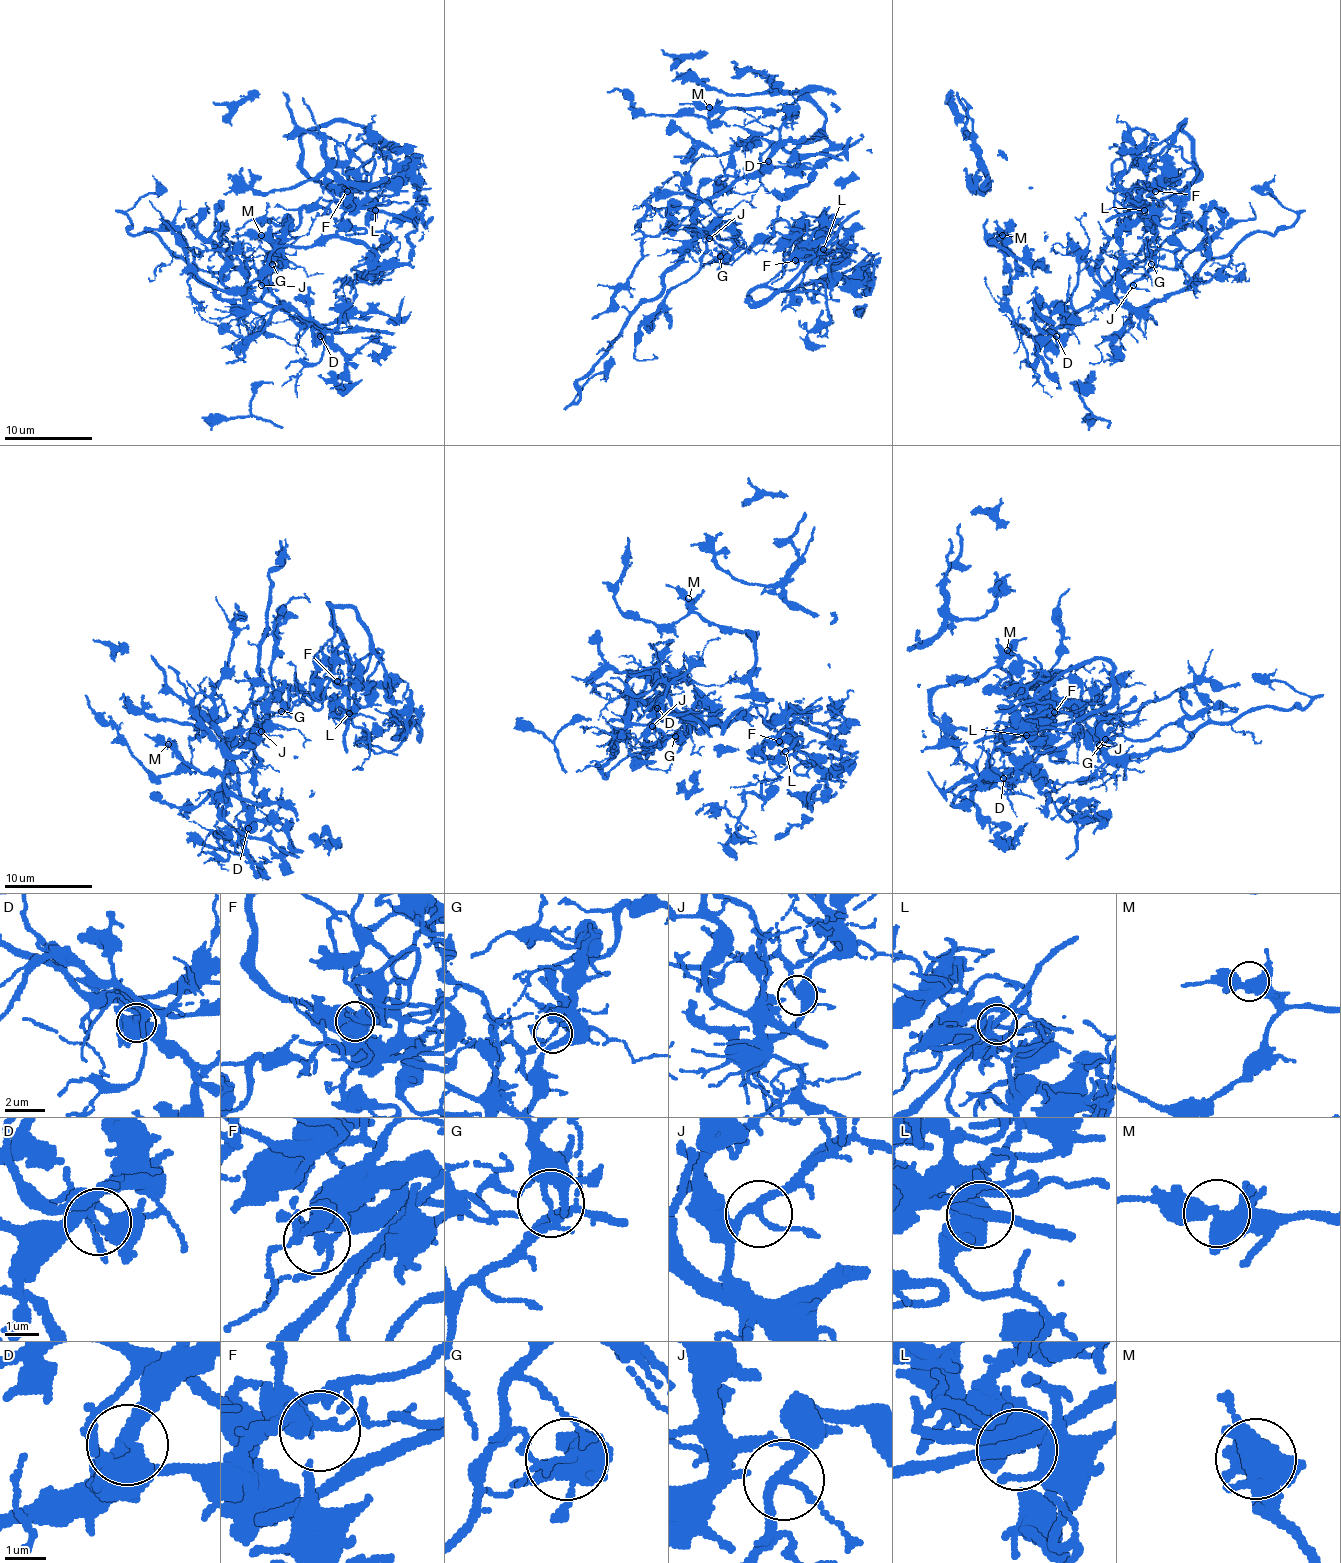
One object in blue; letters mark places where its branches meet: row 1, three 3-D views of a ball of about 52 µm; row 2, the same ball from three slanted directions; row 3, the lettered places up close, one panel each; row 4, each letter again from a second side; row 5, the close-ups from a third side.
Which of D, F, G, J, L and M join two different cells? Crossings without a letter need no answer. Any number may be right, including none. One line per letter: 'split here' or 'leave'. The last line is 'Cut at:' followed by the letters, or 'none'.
D: split here
F: leave
G: split here
J: leave
L: leave
M: leave
Cut at: D, G

